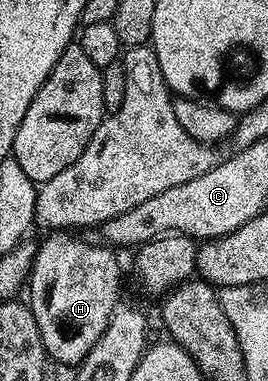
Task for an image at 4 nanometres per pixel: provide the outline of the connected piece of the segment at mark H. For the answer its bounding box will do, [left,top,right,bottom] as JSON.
[29,229,121,365]

